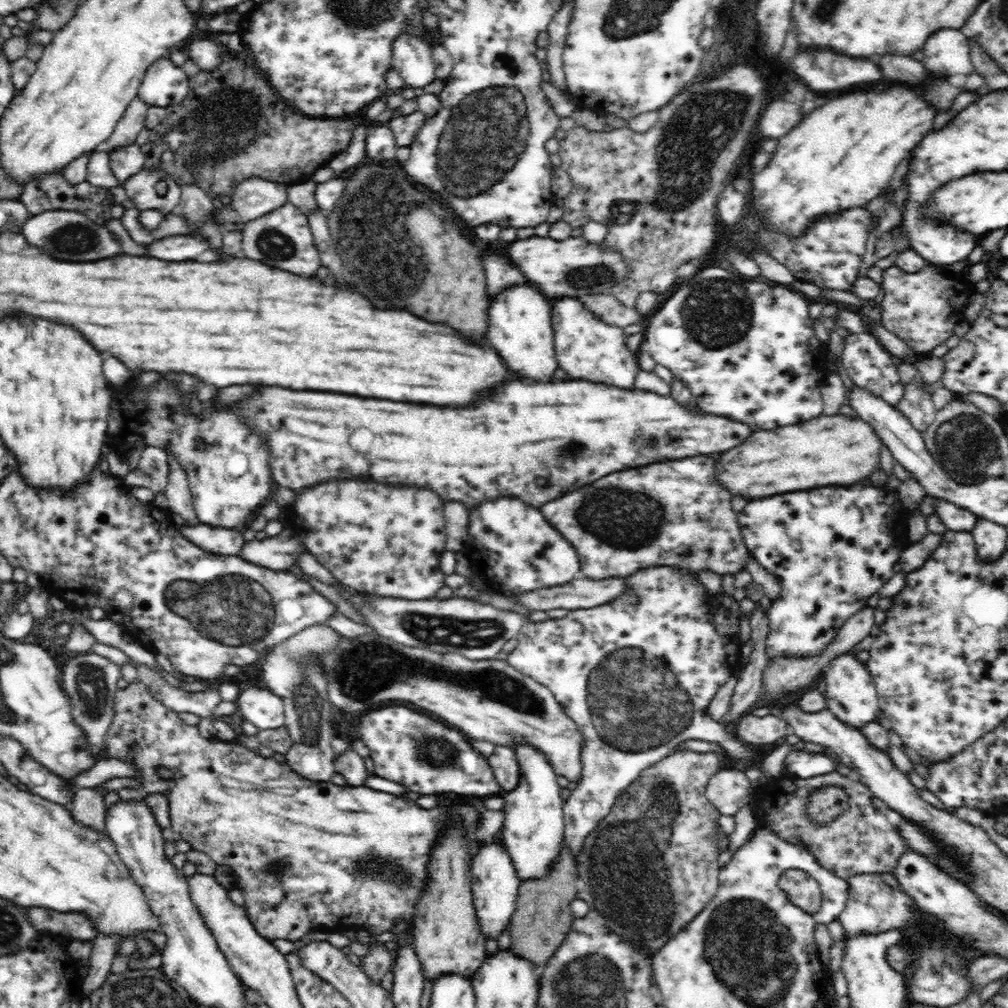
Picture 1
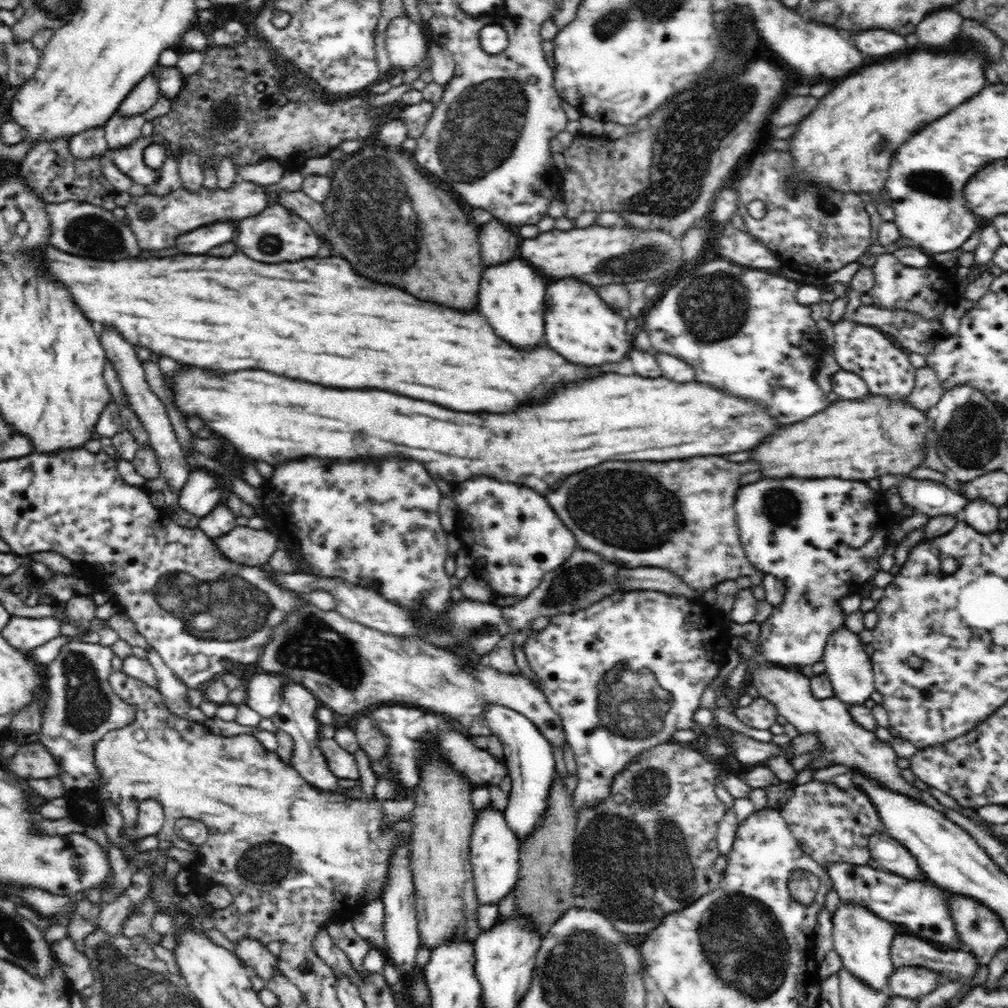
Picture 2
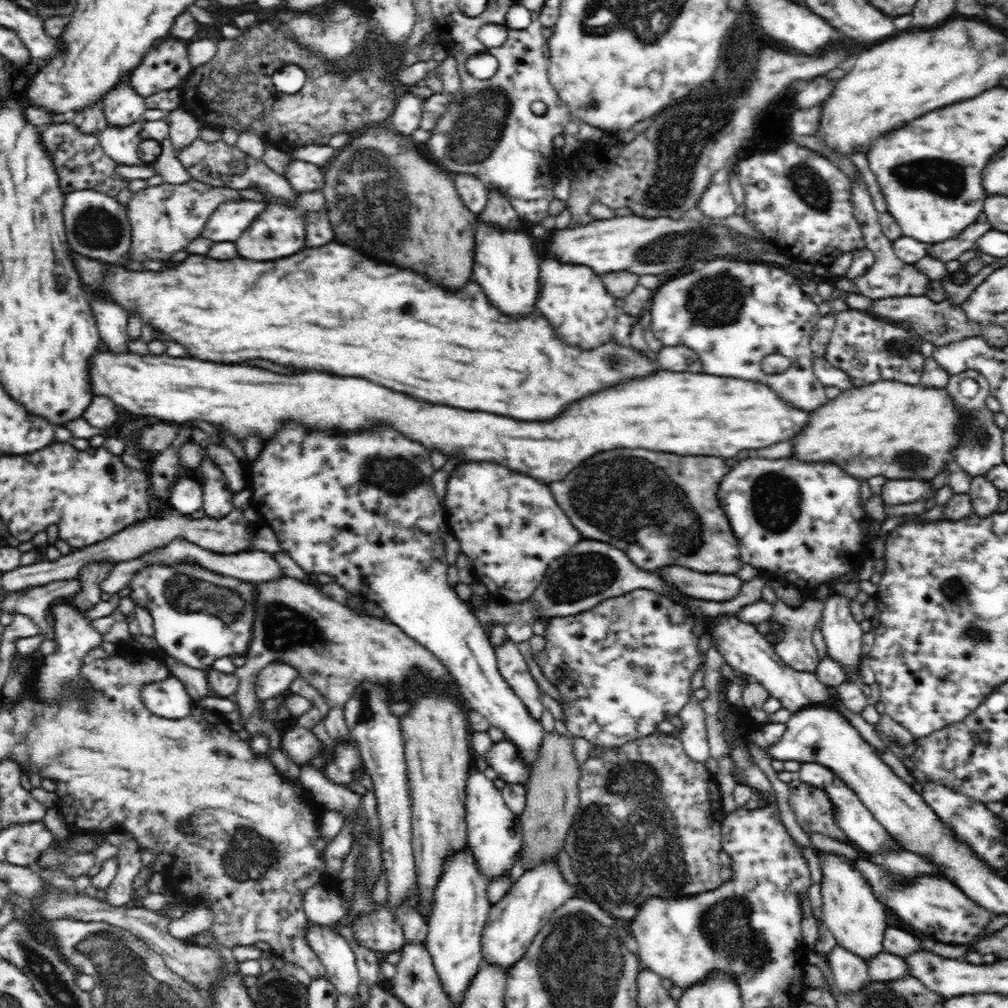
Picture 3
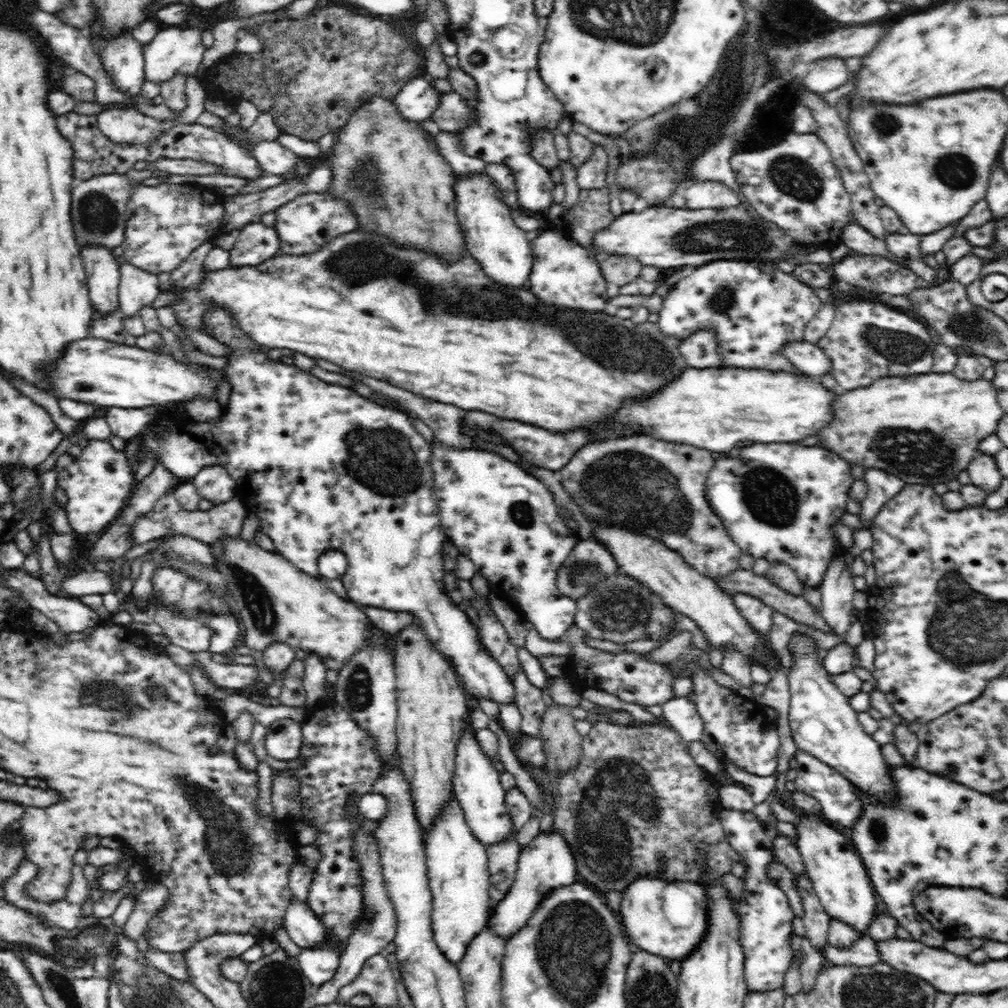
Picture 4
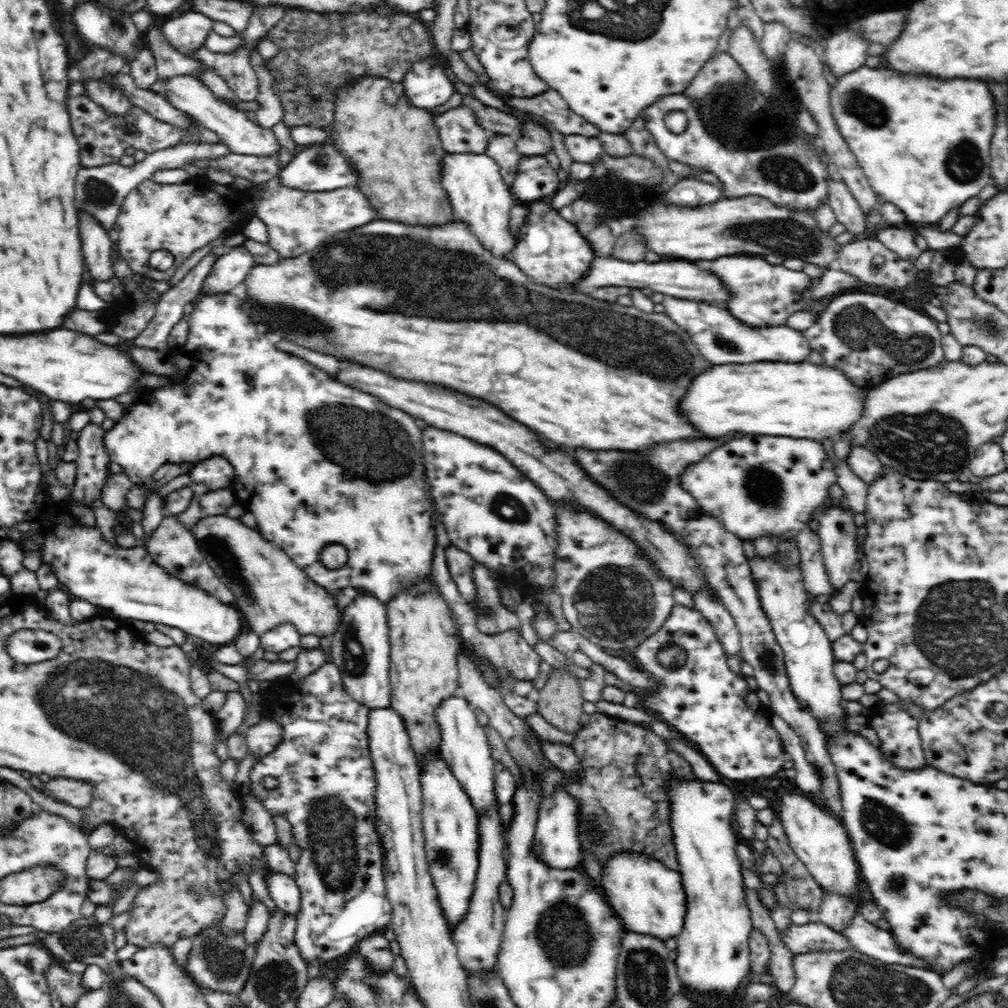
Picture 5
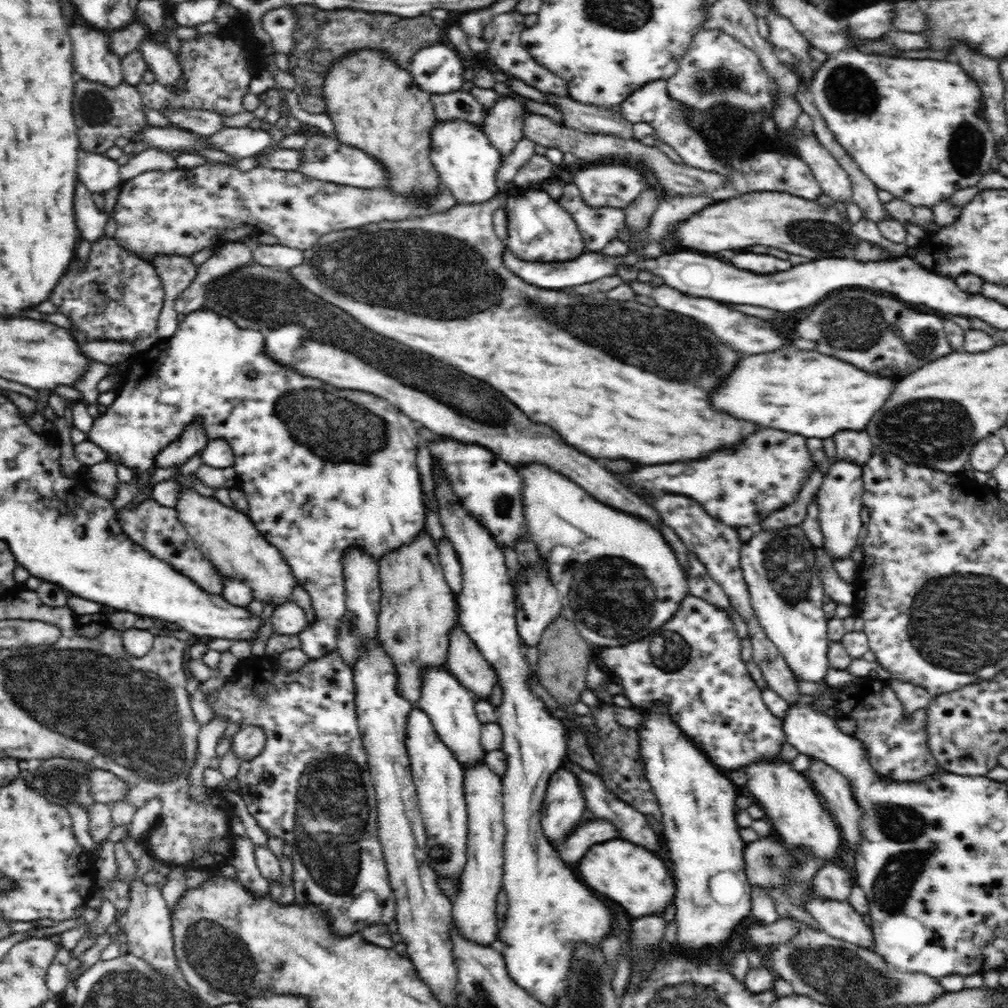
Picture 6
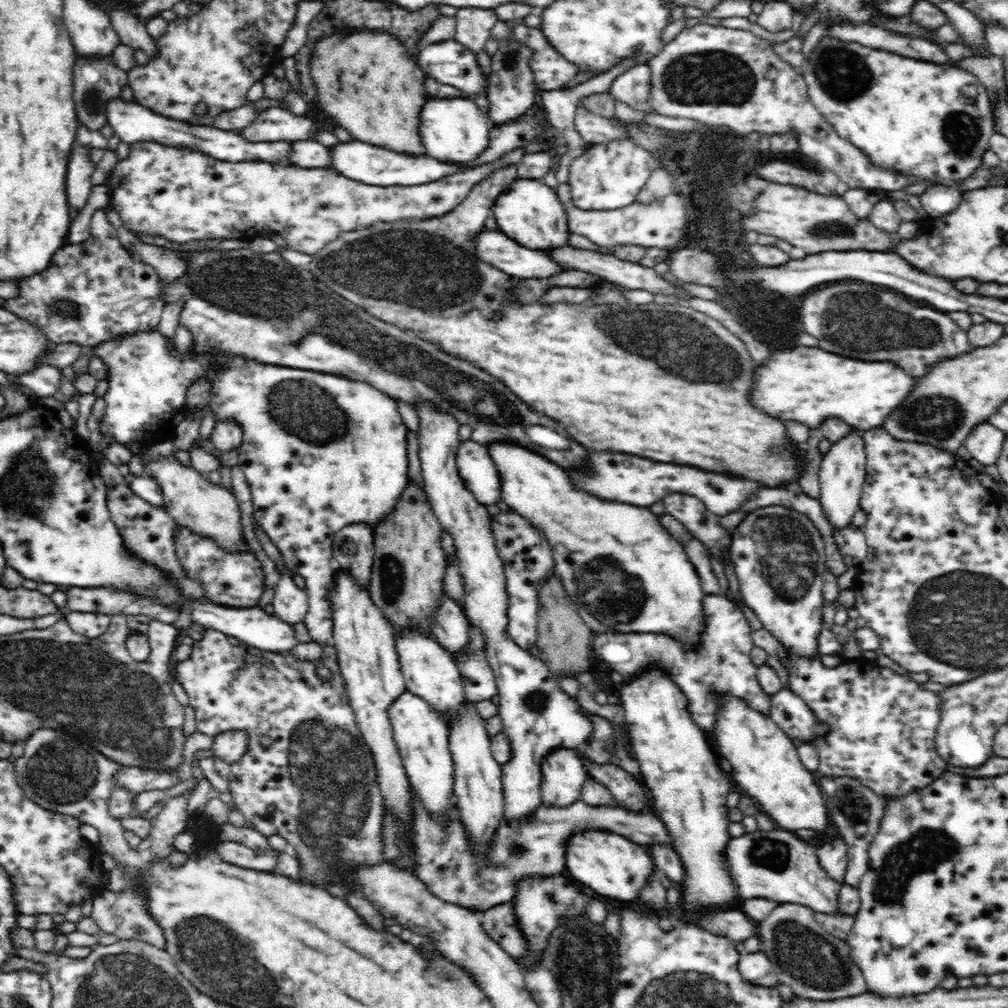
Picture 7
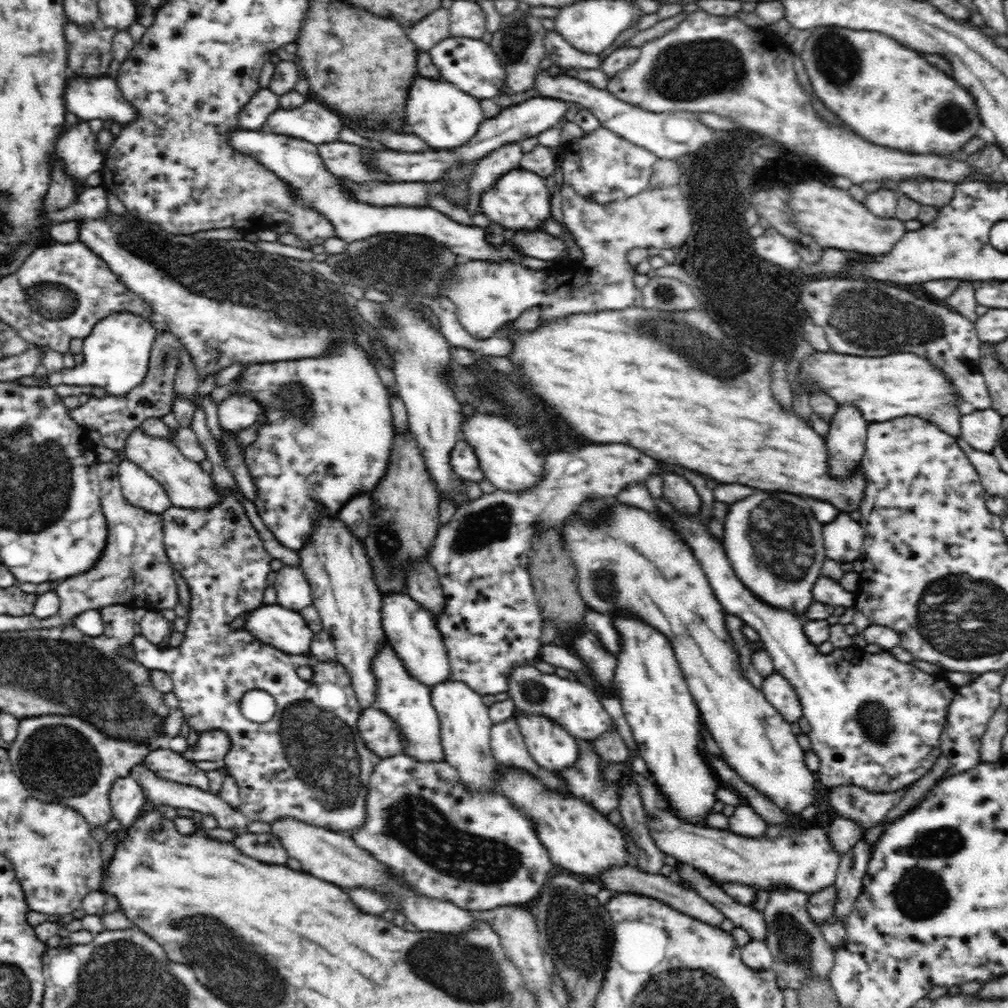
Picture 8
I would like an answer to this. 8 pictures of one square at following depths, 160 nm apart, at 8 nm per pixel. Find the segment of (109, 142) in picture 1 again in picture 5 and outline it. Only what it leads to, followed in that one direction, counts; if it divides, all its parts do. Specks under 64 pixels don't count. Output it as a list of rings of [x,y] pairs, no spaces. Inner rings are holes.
[[[186,11],[176,18],[170,18],[159,29],[180,54],[189,56],[194,50],[205,46],[208,32],[212,31],[214,20],[201,12]]]

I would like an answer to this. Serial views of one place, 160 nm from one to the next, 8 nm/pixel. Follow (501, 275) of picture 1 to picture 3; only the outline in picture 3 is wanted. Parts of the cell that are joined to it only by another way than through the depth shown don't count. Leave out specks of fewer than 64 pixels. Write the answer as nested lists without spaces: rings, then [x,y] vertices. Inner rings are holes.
[[[495,188],[488,189],[488,192],[489,202],[481,213],[480,219],[483,219],[484,223],[498,227],[498,229],[516,231],[516,228],[520,226],[521,219],[514,212],[514,207],[510,205],[510,199],[501,190],[495,190]]]

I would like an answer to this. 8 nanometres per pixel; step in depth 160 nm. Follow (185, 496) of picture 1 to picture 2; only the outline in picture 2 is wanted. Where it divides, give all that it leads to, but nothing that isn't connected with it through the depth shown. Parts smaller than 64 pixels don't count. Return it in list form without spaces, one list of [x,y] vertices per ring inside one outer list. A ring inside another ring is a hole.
[[[106,328],[106,330],[100,334],[100,342],[102,342],[102,346],[104,346],[103,349],[105,350],[107,360],[111,361],[114,369],[116,369],[116,373],[118,373],[118,379],[120,379],[120,383],[122,383],[122,387],[124,387],[124,394],[128,404],[141,420],[143,427],[148,433],[151,447],[155,450],[160,468],[162,473],[164,473],[164,481],[166,481],[170,488],[178,495],[178,492],[180,492],[182,486],[186,484],[192,474],[190,473],[190,465],[184,455],[185,452],[178,443],[176,433],[174,433],[170,419],[168,419],[164,403],[158,399],[153,391],[150,391],[150,387],[146,381],[146,372],[142,367],[142,363],[138,361],[138,356],[136,356],[134,348],[132,348],[116,330]]]

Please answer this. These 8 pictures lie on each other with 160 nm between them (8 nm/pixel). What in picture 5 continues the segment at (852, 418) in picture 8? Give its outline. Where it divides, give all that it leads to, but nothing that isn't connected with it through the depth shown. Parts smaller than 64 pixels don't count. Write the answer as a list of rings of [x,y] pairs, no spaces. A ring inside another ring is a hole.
[[[831,503],[831,507],[829,509],[826,509],[823,511],[821,509],[819,511],[820,516],[819,516],[819,527],[817,529],[817,536],[820,537],[820,542],[821,542],[821,553],[823,556],[823,561],[824,561],[824,566],[825,566],[825,571],[826,574],[828,575],[828,578],[830,579],[830,584],[833,590],[832,596],[836,596],[837,592],[840,592],[844,586],[846,586],[846,582],[851,580],[852,578],[855,577],[855,569],[854,569],[854,563],[857,560],[860,560],[860,555],[858,554],[857,550],[857,538],[856,538],[856,529],[858,528],[856,526],[856,523],[854,523],[853,518],[852,518],[852,510],[849,508],[847,509],[840,509],[840,507],[834,507],[834,505]]]

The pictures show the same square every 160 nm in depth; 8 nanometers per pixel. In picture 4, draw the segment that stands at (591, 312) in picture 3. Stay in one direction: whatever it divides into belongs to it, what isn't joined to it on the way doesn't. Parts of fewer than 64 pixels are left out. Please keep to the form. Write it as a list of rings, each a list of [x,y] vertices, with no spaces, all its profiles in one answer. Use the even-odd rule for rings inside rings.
[[[564,228],[556,230],[544,230],[540,236],[532,241],[533,266],[530,277],[528,278],[529,289],[535,294],[540,302],[544,304],[554,304],[554,306],[564,306],[568,310],[584,310],[584,312],[609,312],[608,306],[608,284],[604,279],[601,269],[599,268],[599,256],[596,253],[585,249],[578,243],[576,246],[571,244],[572,238]]]

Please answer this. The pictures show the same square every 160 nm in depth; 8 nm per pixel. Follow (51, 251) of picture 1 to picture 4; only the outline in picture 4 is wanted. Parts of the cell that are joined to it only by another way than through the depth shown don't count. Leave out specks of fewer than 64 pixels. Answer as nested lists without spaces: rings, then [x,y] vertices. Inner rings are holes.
[[[102,174],[76,181],[72,187],[72,225],[80,248],[106,247],[119,252],[124,241],[127,203],[132,194],[132,180],[126,174]]]

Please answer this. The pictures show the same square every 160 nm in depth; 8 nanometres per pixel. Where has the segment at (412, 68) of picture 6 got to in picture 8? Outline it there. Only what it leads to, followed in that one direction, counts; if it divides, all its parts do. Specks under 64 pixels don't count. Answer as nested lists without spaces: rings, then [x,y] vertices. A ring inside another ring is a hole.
[[[450,38],[441,40],[429,50],[432,62],[440,71],[441,78],[455,84],[466,94],[477,99],[496,99],[503,91],[506,71],[500,62],[499,56],[494,54],[491,45],[482,39]]]

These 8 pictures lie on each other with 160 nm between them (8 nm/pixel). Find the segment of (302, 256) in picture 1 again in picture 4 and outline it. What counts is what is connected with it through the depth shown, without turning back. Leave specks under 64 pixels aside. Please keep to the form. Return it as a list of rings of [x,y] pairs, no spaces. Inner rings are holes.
[[[251,223],[240,229],[235,246],[229,250],[230,266],[256,266],[280,252],[281,241],[274,225]]]

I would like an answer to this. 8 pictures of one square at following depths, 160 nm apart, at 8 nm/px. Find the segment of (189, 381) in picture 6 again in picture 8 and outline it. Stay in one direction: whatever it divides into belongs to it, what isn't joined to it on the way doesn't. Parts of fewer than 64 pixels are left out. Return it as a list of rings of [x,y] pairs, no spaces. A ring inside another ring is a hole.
[[[131,312],[112,313],[102,318],[90,336],[83,340],[83,363],[60,372],[48,372],[47,382],[52,387],[59,384],[102,386],[107,395],[124,396],[144,382],[155,338],[156,331],[149,319]],[[344,341],[342,344],[333,343],[336,346],[334,348],[328,348],[328,354],[324,356],[318,356],[318,358],[300,358],[300,360],[288,359],[284,361],[258,363],[248,365],[248,368],[244,368],[238,375],[237,385],[233,390],[233,394],[243,394],[243,396],[249,396],[253,398],[261,408],[261,414],[267,414],[263,425],[258,429],[255,441],[244,448],[244,460],[250,475],[255,482],[258,498],[253,502],[256,510],[262,518],[264,524],[268,530],[274,534],[276,540],[294,550],[294,552],[300,552],[312,530],[314,530],[314,524],[318,522],[320,514],[329,514],[329,516],[339,516],[338,512],[342,510],[342,506],[354,498],[356,494],[362,494],[362,492],[374,492],[374,488],[380,485],[381,479],[385,478],[388,470],[388,462],[390,462],[390,450],[392,450],[392,438],[394,438],[395,428],[393,425],[392,411],[390,410],[390,399],[387,388],[380,380],[380,376],[374,364],[367,358],[365,350],[352,341]]]

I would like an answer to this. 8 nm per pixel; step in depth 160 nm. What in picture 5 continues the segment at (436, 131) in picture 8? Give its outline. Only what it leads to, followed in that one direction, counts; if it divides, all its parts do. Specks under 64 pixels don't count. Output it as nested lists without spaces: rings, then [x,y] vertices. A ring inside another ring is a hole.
[[[486,153],[448,154],[440,160],[441,184],[447,193],[456,220],[468,225],[480,244],[500,259],[512,260],[510,250],[516,246],[517,236],[510,234],[510,211],[515,206],[511,189],[500,174],[500,167]]]

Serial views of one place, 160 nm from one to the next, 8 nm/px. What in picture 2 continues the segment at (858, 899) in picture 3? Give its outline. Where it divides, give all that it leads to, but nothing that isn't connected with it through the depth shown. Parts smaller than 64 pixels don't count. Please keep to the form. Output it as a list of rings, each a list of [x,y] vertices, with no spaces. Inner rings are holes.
[[[841,903],[833,916],[831,932],[833,949],[842,960],[843,968],[863,980],[870,988],[887,990],[888,976],[892,976],[895,968],[890,952],[890,946],[897,934],[895,925],[878,918],[871,910],[866,910],[859,904]]]

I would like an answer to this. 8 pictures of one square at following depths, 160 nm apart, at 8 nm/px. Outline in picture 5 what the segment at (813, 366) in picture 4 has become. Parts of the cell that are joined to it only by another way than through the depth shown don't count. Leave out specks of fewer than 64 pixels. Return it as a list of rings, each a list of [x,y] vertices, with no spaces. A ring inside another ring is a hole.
[[[664,295],[661,302],[665,314],[680,328],[688,330],[692,342],[698,346],[702,358],[710,364],[750,364],[750,362],[804,362],[810,358],[808,340],[798,330],[784,326],[748,326],[734,318],[721,305],[686,300]]]

